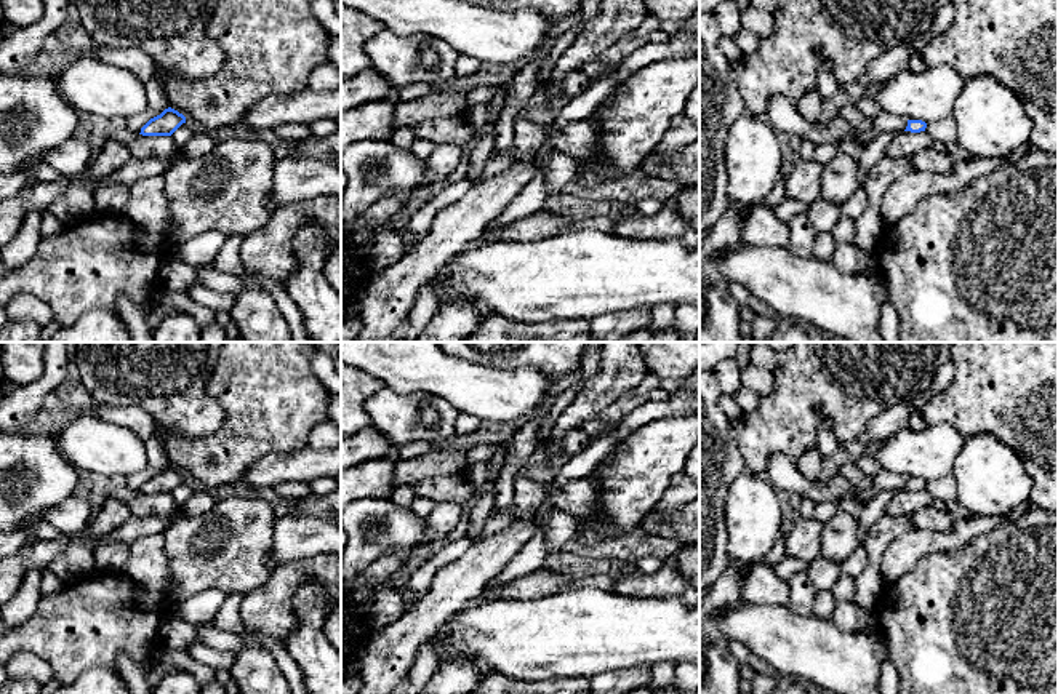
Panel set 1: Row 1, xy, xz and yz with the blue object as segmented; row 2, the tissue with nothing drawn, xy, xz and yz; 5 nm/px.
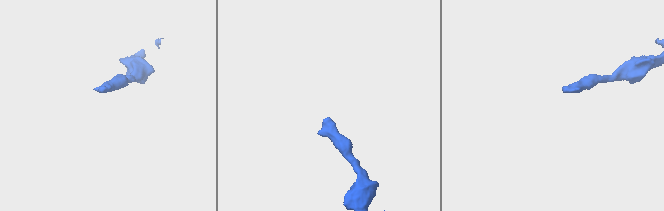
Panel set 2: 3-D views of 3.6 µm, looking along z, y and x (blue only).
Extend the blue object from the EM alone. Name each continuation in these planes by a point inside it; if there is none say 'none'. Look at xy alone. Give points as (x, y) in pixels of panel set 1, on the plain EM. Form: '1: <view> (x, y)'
none

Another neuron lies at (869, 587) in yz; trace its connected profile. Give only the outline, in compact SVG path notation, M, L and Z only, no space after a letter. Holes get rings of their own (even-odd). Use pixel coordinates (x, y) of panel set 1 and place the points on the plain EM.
M880 517L868 531L863 547L869 555L868 568L856 577L856 595L855 604L874 612L877 600L884 592L884 584L880 580L880 560L887 547L903 536L904 532L914 529L911 517Z

